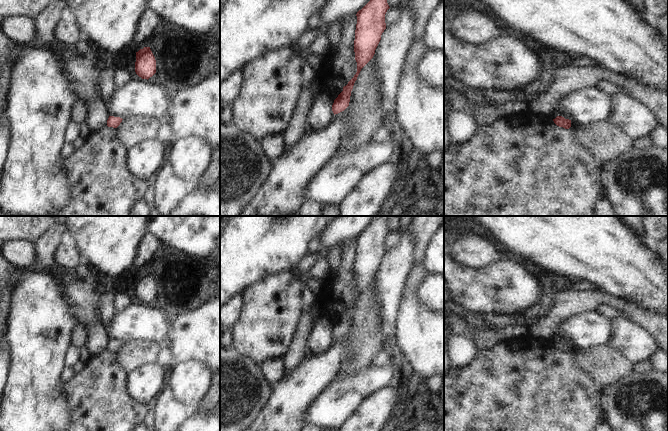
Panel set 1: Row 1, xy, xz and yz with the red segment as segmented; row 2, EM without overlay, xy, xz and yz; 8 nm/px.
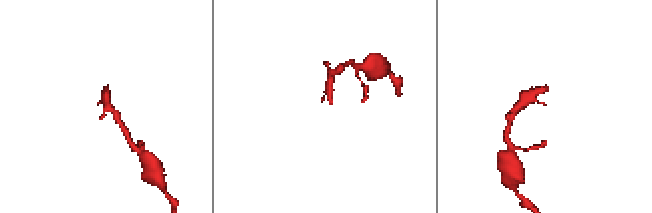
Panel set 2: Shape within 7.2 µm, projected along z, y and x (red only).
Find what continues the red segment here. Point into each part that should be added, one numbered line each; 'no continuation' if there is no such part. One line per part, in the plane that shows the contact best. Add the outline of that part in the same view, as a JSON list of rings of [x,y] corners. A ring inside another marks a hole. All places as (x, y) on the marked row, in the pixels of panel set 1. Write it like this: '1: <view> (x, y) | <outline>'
no continuation

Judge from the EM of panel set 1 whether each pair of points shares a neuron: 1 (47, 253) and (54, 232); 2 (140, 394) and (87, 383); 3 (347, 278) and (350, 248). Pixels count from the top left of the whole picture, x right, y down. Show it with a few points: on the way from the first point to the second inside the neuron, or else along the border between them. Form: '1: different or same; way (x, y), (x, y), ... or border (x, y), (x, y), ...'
1: same; way (47, 248), (47, 243), (52, 237)
2: different; border (127, 373), (128, 393), (135, 400), (149, 404)
3: same; way (347, 271), (348, 255)

